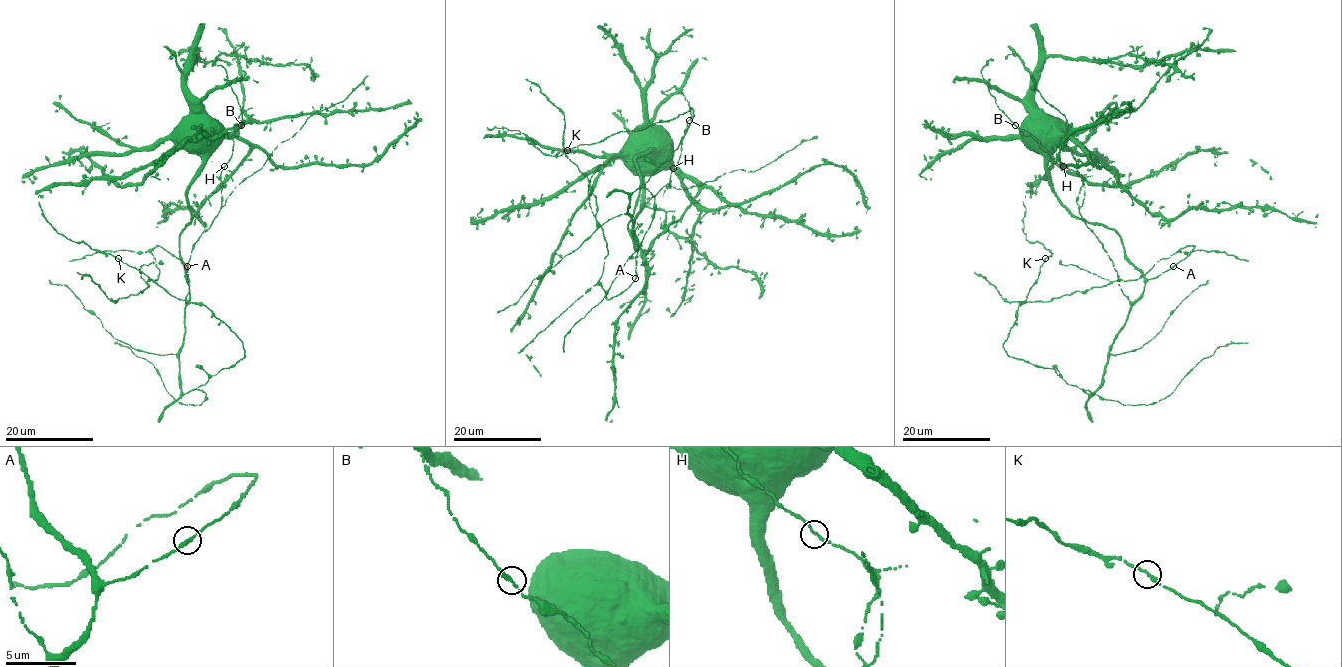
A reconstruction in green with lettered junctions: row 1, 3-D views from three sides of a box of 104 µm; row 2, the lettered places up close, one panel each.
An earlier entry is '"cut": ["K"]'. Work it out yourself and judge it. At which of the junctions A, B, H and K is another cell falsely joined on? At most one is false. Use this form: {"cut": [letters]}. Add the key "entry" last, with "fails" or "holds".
{"cut": [], "entry": "fails"}

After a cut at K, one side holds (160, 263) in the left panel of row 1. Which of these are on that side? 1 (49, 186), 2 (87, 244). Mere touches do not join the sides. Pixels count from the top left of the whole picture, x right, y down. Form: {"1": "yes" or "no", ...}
{"1": "yes", "2": "no"}

